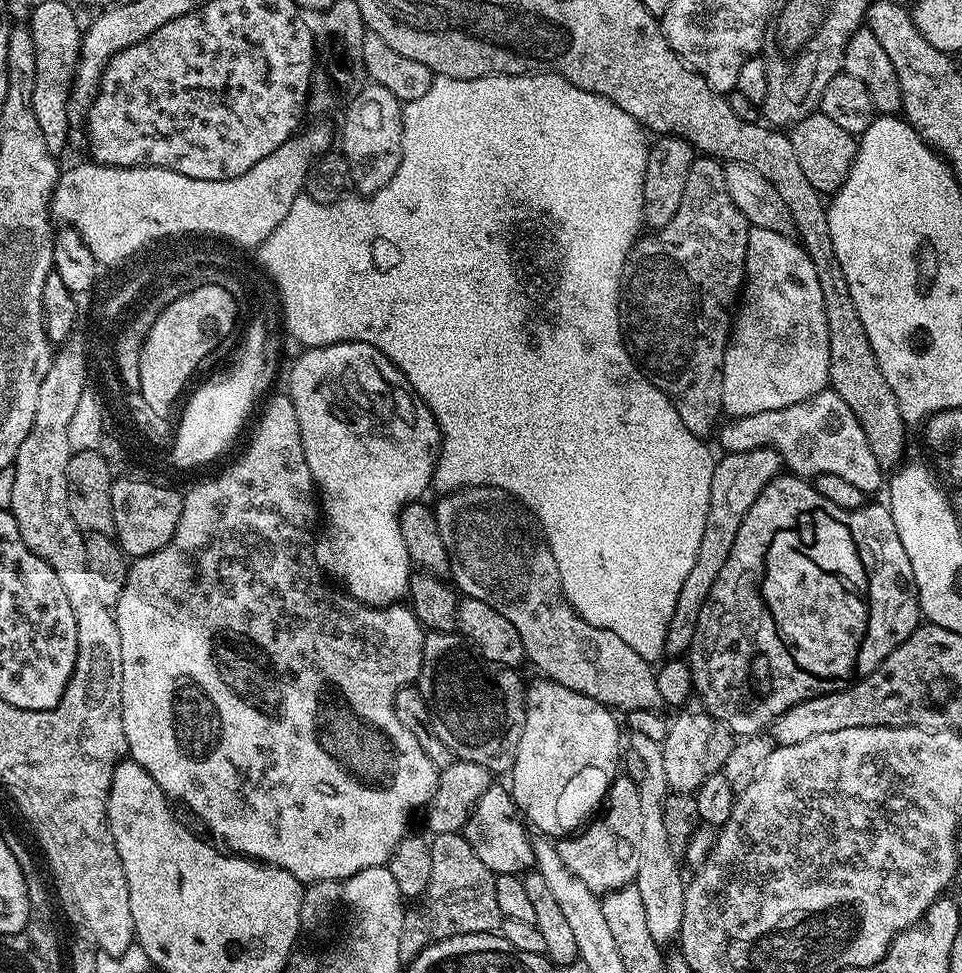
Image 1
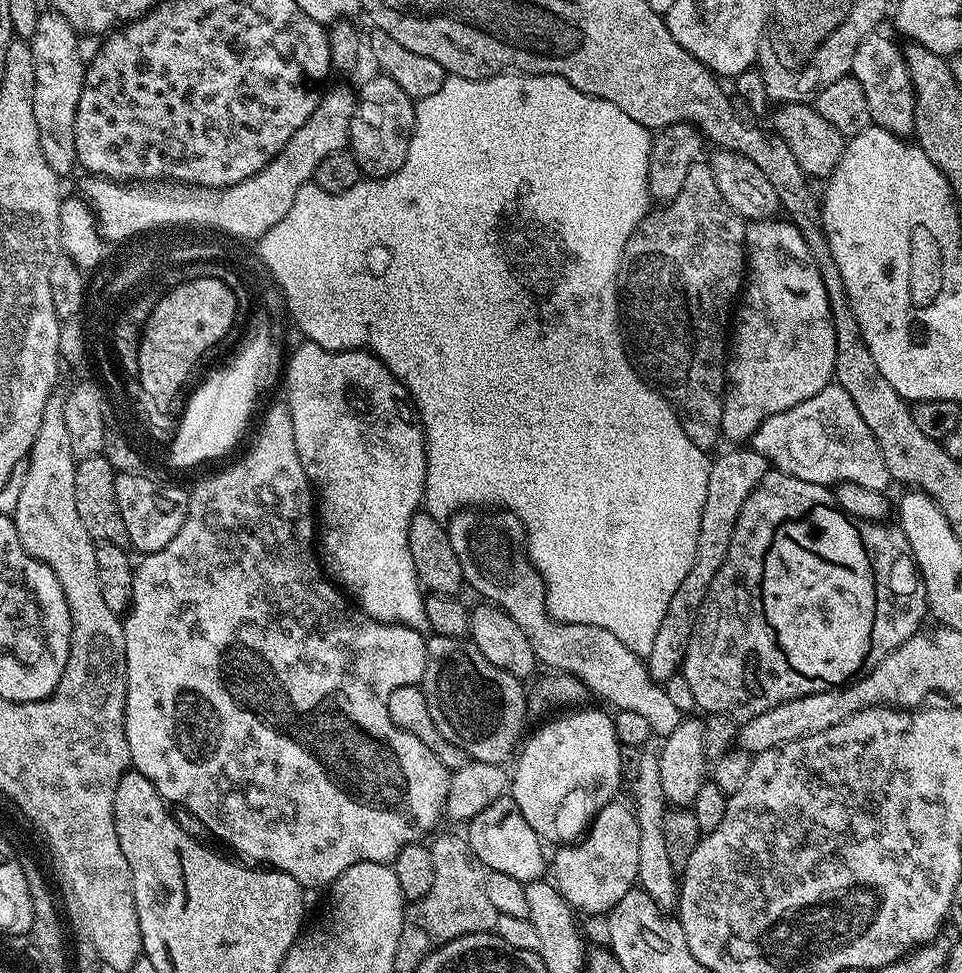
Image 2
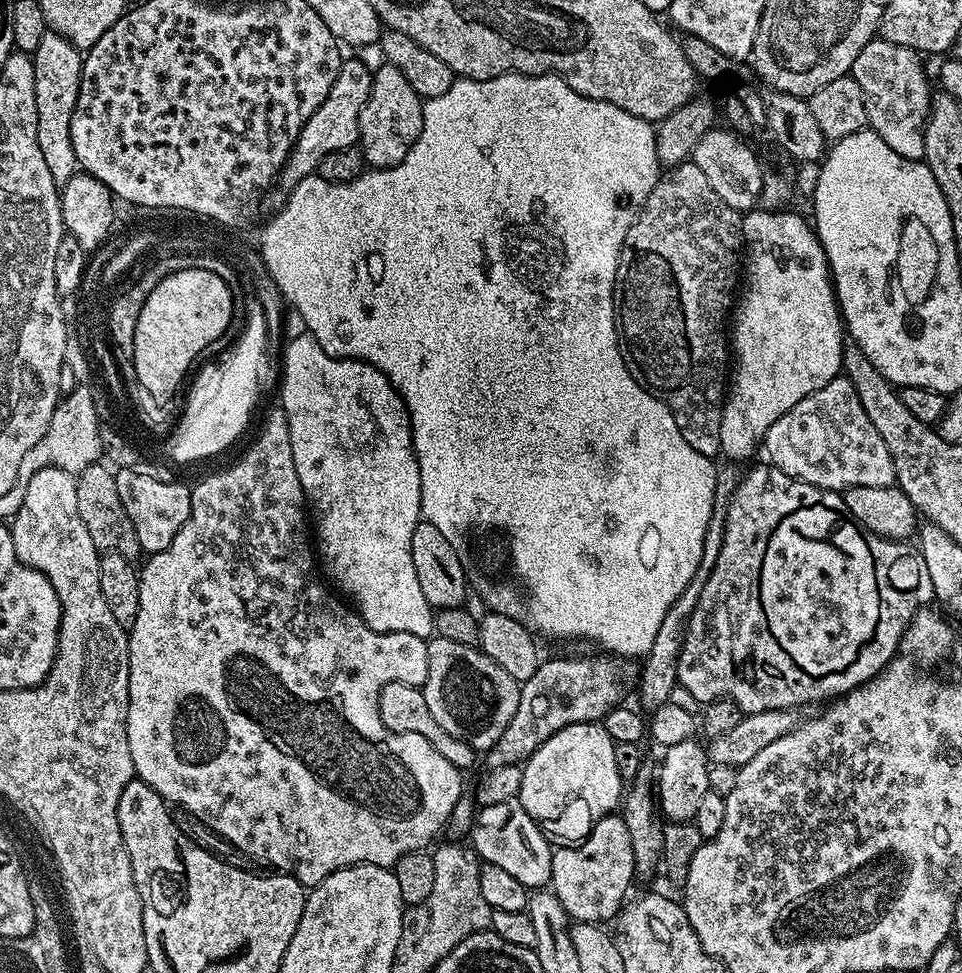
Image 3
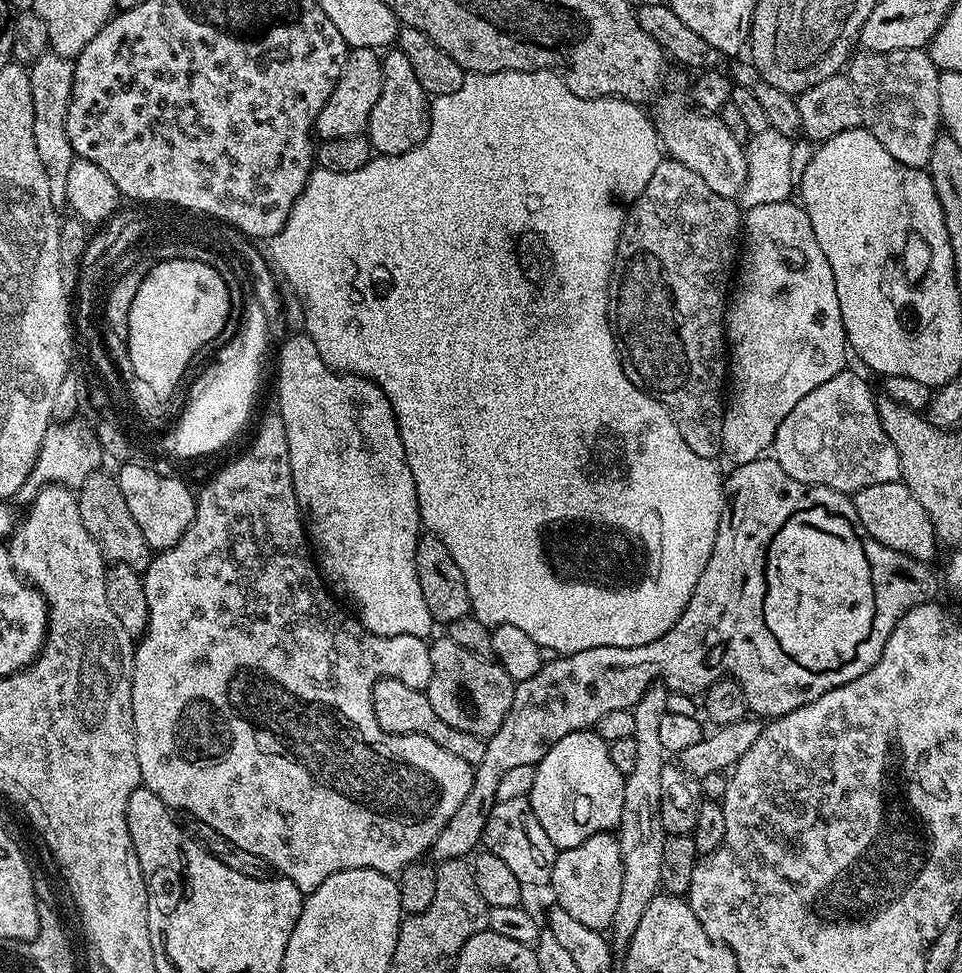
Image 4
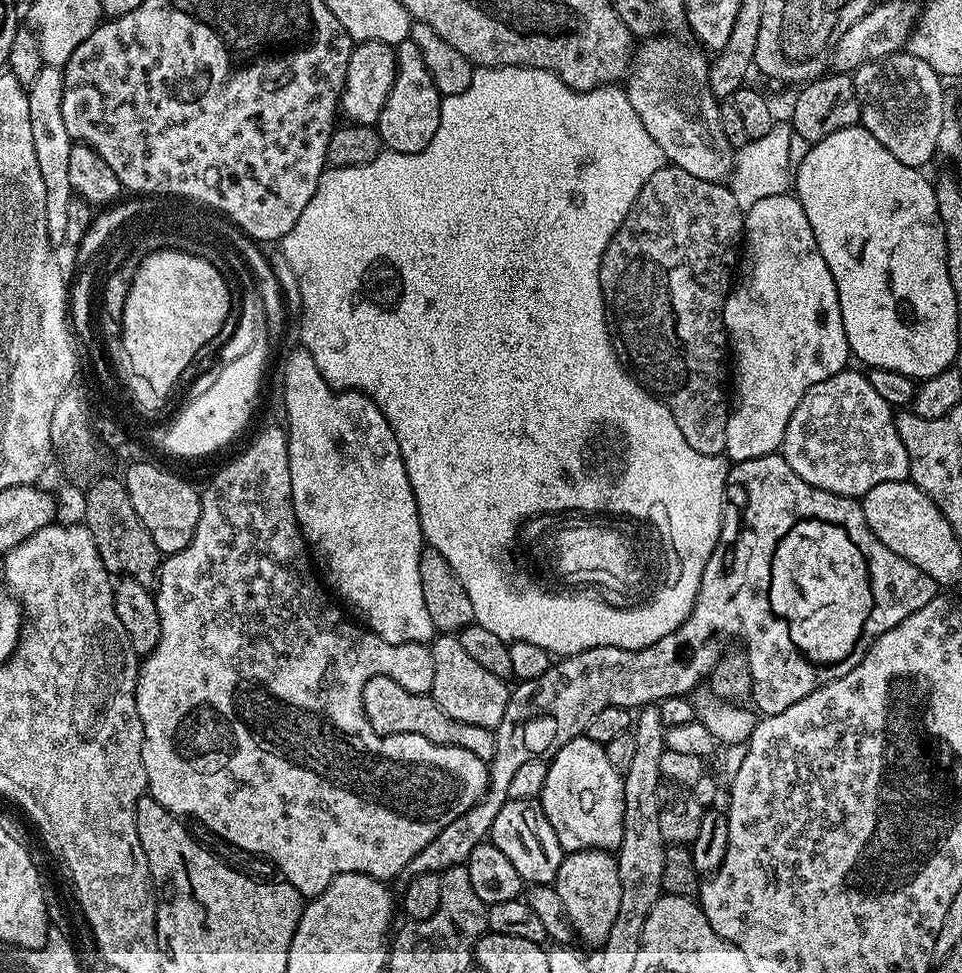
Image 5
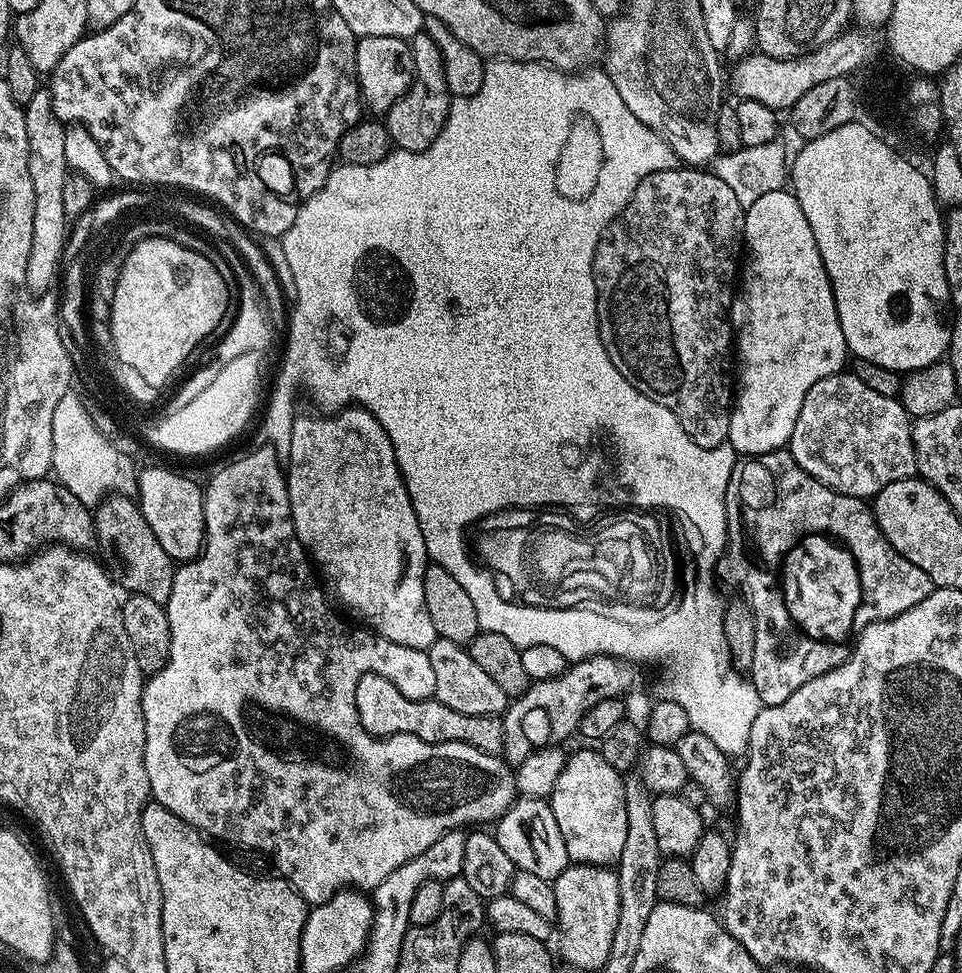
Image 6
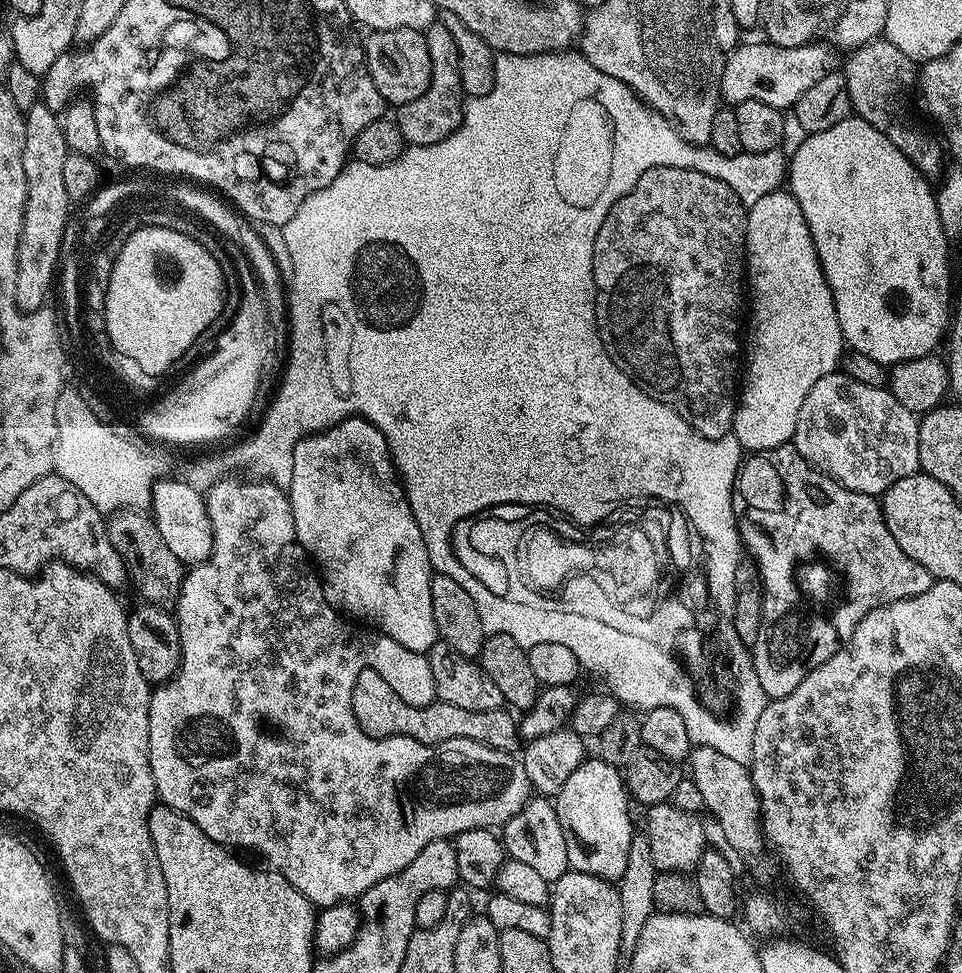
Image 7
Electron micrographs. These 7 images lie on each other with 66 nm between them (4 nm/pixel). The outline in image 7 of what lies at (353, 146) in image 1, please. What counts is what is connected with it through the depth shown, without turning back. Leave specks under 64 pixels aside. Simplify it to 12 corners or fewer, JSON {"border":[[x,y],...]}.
{"border":[[457,49],[431,53],[428,89],[395,109],[405,145],[446,138],[462,119]]}

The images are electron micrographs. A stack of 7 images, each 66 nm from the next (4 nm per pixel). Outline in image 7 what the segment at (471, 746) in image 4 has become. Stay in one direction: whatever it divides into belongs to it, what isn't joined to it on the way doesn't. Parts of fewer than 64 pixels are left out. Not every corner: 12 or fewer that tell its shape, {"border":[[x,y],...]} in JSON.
{"border":[[367,668],[354,682],[354,718],[374,739],[424,744],[472,739],[511,753],[507,707],[411,705]]}

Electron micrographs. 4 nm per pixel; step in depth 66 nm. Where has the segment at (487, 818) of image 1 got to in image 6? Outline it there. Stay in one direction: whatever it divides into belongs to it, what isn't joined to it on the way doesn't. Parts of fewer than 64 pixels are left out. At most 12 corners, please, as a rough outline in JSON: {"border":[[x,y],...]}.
{"border":[[517,798],[494,824],[517,870],[554,882],[569,866],[544,798]]}

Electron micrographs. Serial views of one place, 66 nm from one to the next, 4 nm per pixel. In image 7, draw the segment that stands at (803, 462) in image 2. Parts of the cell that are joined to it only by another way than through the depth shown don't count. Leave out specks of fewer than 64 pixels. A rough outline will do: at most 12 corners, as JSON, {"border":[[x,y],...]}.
{"border":[[837,370],[791,443],[879,497],[921,471],[917,413]]}

